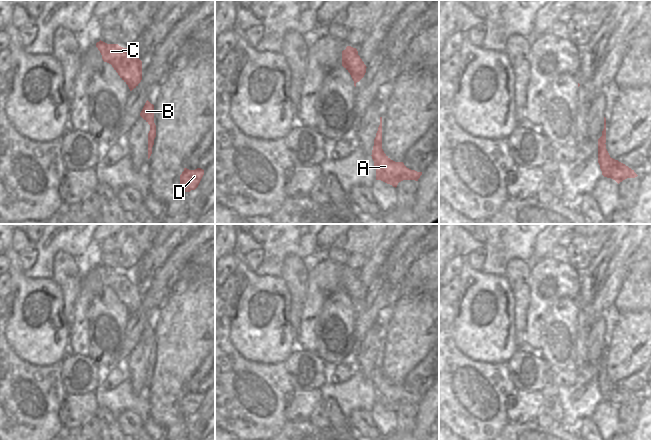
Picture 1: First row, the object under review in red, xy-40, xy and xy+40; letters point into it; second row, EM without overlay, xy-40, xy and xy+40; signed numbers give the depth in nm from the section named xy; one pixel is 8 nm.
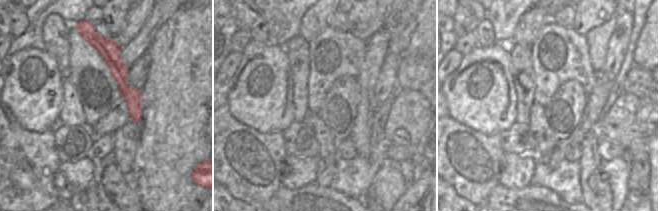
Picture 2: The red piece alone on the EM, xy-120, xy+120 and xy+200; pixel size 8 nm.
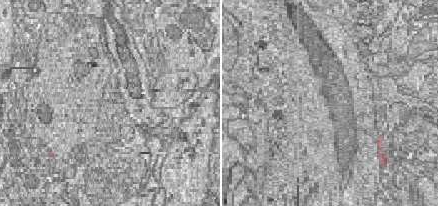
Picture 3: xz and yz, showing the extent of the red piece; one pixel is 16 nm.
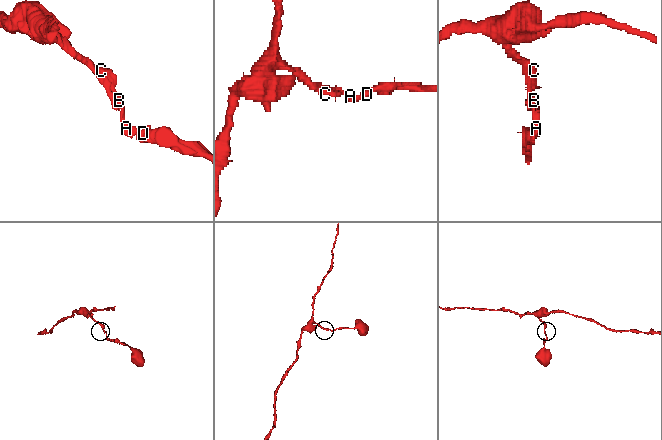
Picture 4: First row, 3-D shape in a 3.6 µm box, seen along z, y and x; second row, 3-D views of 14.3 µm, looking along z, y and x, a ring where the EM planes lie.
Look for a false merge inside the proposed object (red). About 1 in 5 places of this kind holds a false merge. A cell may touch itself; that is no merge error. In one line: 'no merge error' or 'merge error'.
no merge error

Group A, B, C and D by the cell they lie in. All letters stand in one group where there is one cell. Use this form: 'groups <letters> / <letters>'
groups A B C D

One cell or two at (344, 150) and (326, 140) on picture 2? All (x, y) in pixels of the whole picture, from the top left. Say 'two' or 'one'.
two

